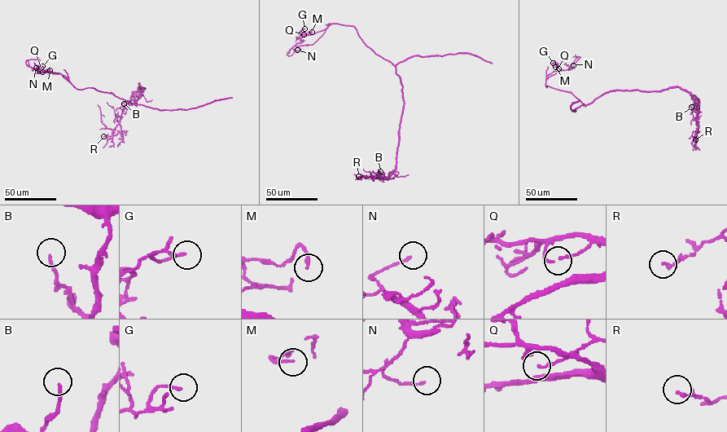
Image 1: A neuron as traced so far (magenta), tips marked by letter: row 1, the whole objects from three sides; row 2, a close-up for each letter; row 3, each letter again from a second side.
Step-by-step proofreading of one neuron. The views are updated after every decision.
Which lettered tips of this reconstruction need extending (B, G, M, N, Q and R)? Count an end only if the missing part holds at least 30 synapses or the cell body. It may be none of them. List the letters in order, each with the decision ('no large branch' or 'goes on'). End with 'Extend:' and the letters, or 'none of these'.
B: no large branch
G: no large branch
M: no large branch
N: no large branch
Q: no large branch
R: no large branch
Extend: none of these

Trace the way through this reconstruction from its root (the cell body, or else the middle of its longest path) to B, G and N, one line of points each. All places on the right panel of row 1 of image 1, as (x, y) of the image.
B: (597, 97), (611, 90), (659, 91), (679, 87), (698, 100), (698, 113), (691, 107)
G: (597, 97), (584, 104), (571, 93), (546, 87), (546, 77), (558, 70), (553, 63)
N: (597, 97), (584, 104), (571, 93), (546, 87), (546, 80), (549, 77), (559, 71), (570, 69), (573, 65)

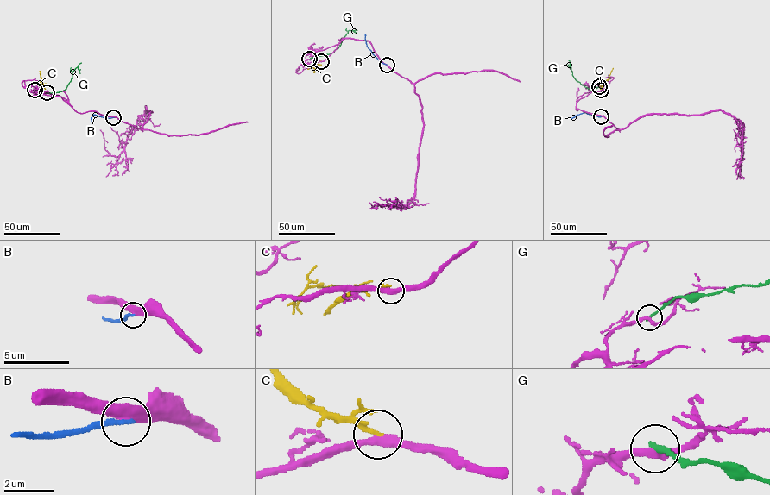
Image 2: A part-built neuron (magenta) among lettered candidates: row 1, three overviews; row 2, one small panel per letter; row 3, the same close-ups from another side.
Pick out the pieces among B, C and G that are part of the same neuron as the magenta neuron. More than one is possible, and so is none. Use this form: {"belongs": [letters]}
{"belongs": ["C"]}

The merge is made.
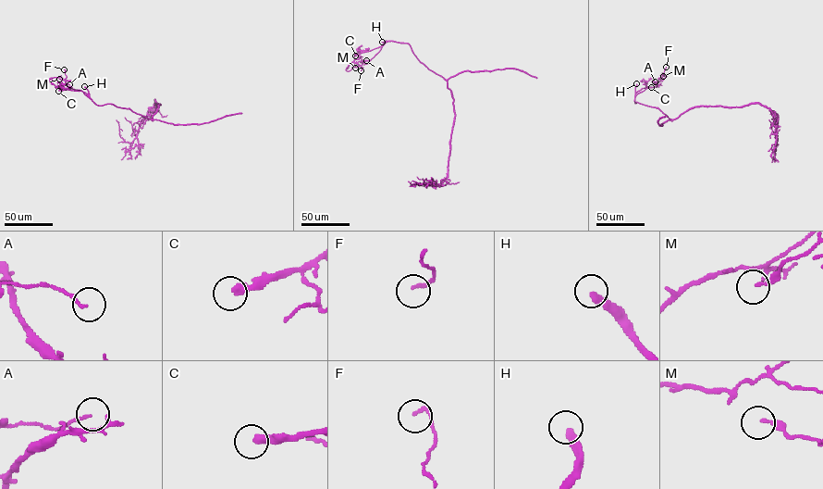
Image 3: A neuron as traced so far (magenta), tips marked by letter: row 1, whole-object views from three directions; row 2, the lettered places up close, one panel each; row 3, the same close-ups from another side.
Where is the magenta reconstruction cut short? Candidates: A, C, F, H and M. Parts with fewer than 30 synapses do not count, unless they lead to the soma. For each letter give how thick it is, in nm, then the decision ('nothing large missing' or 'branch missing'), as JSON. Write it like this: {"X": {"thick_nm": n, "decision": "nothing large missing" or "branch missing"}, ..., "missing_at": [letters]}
{"A": {"thick_nm": 110, "decision": "nothing large missing"}, "C": {"thick_nm": 320, "decision": "branch missing"}, "F": {"thick_nm": 140, "decision": "nothing large missing"}, "H": {"thick_nm": 320, "decision": "branch missing"}, "M": {"thick_nm": 200, "decision": "nothing large missing"}, "missing_at": ["C", "H"]}

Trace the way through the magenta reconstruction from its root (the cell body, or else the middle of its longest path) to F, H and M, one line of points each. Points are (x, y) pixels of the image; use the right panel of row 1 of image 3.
F: (682, 113), (671, 119), (658, 108), (634, 102), (638, 94), (656, 86), (666, 67)
H: (682, 113), (671, 119), (658, 108), (635, 103), (636, 83)
M: (682, 113), (671, 119), (658, 108), (635, 103), (638, 94), (654, 87), (663, 76)

